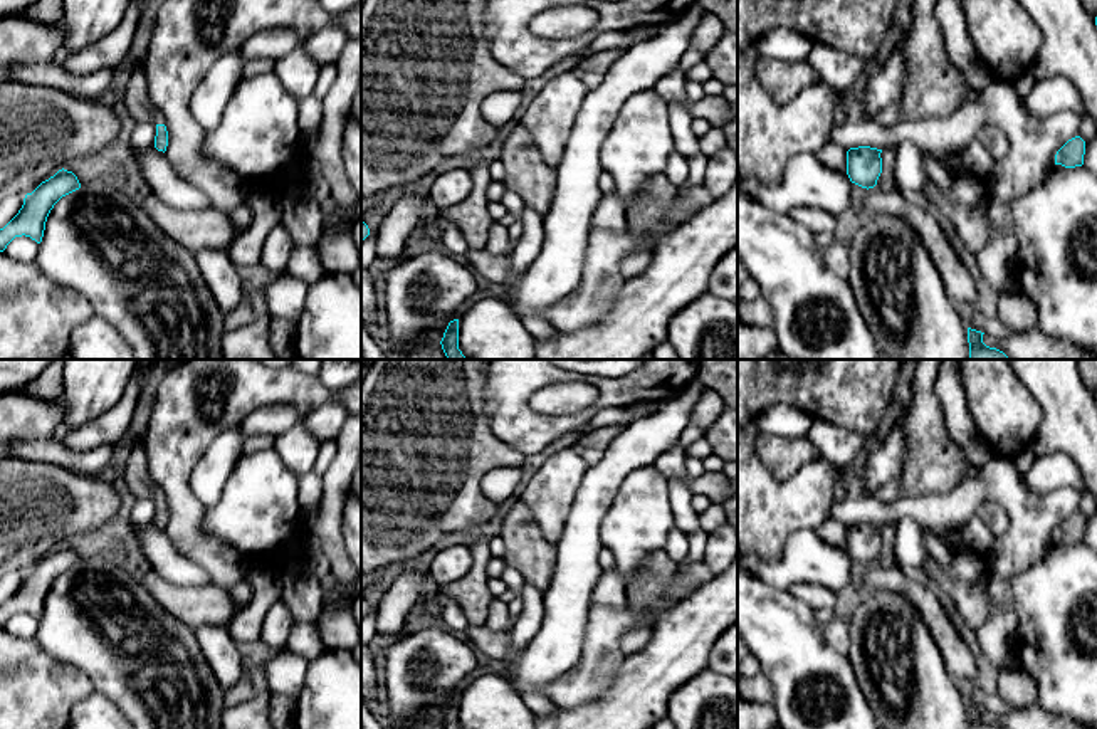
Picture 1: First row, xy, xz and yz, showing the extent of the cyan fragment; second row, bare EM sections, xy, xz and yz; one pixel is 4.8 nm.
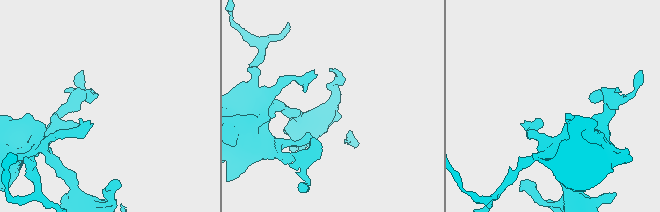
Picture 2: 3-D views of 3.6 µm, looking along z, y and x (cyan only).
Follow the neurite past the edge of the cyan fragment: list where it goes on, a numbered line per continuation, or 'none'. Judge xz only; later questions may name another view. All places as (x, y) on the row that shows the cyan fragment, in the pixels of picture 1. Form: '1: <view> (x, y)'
none

